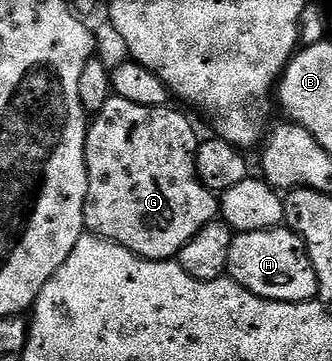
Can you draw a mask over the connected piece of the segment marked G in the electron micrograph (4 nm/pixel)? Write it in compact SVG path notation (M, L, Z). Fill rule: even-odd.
M113 96L92 117L85 143L87 166L87 202L85 226L92 235L115 242L144 260L173 260L207 226L218 219L219 200L207 190L197 173L195 160L199 135L193 124L173 106L152 108L135 106L123 98Z

